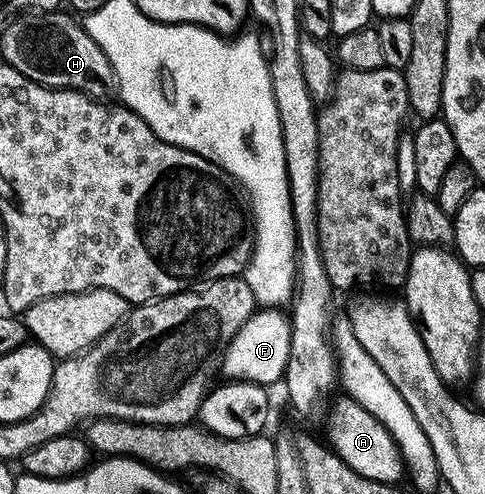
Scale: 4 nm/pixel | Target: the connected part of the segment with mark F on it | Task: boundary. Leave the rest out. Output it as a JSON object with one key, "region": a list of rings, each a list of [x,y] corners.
{"region":[[[265,308],[250,318],[242,330],[233,338],[228,346],[224,347],[225,359],[221,362],[221,370],[226,374],[226,379],[234,382],[254,382],[256,386],[273,388],[276,382],[280,383],[289,368],[289,357],[291,356],[291,344],[293,343],[293,323],[288,317],[285,318],[280,309]]]}

